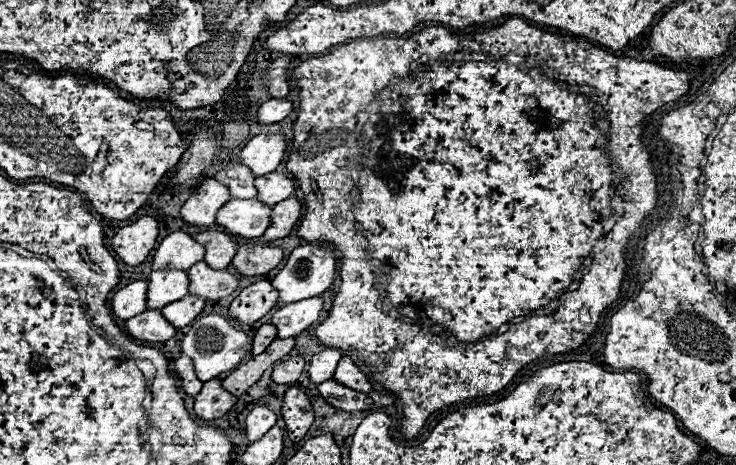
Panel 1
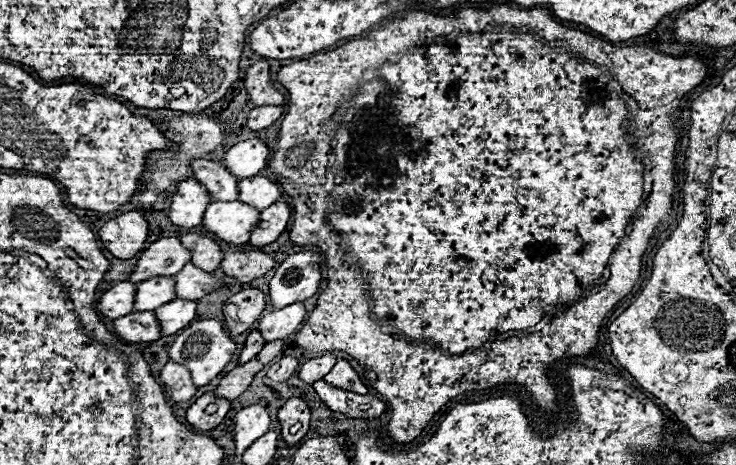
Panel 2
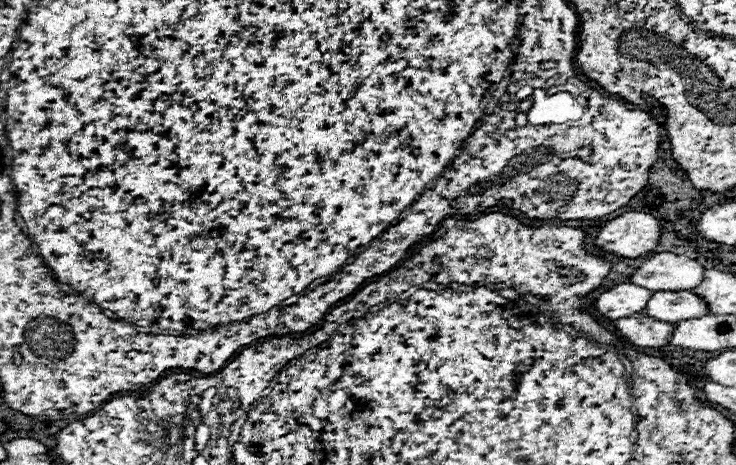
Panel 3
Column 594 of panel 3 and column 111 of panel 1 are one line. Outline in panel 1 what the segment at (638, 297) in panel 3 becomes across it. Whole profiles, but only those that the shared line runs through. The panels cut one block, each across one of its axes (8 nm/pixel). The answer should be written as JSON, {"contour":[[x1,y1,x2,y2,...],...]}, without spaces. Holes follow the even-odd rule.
{"contour":[[146,280,130,282,124,288,120,288,112,296,112,302,110,302,114,316,118,316,122,320,128,320,128,316,136,316,136,312,144,312,144,308,146,308,146,290,148,290]]}

